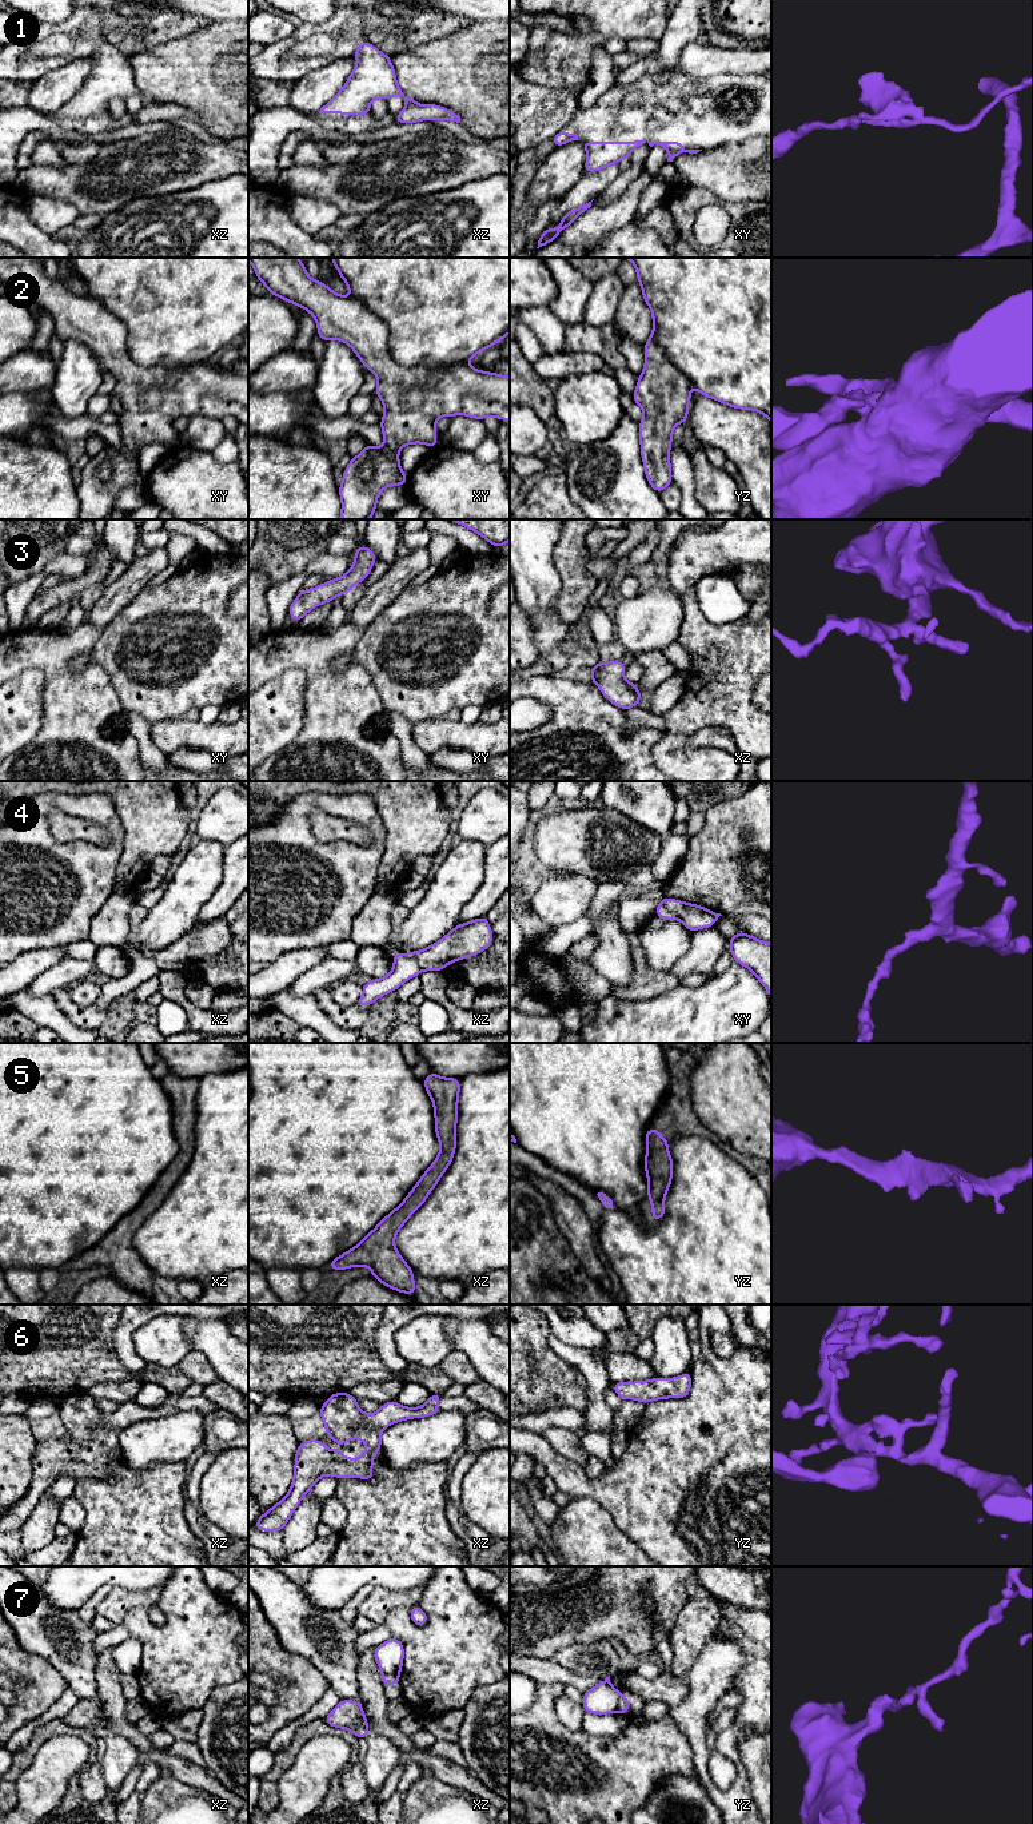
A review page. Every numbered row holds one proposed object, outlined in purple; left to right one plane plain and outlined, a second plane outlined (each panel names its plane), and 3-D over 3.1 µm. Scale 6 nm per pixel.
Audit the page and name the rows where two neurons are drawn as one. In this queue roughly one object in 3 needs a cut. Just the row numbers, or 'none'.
1, 2, 4, 7

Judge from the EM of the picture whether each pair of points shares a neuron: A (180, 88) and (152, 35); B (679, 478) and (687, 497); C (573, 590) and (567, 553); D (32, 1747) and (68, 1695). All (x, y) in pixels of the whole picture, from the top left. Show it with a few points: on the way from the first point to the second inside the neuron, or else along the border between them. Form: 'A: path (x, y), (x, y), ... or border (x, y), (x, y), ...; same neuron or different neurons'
A: border (187, 35), (140, 51); different neurons
B: path (683, 482), (687, 486), (687, 493); same neuron
C: path (573, 581), (570, 562); same neuron
D: border (60, 1717), (39, 1725), (28, 1741); different neurons

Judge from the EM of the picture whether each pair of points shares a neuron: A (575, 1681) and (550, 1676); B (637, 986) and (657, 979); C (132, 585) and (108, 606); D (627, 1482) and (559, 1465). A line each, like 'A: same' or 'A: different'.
A: same
B: same
C: same
D: same

